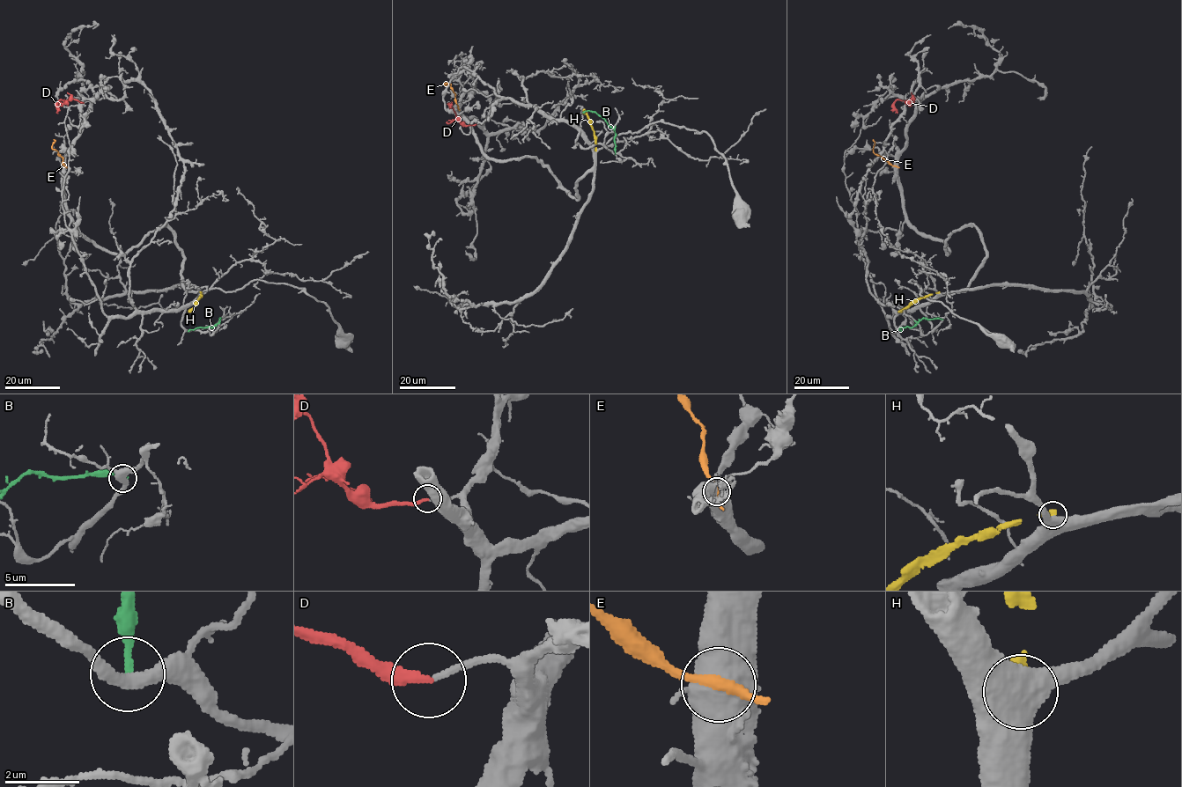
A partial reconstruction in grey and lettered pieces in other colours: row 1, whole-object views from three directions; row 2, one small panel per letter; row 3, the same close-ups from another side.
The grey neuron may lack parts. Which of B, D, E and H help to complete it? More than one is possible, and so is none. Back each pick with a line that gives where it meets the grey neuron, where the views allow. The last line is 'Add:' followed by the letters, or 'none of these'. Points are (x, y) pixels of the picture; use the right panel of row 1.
D: (912, 103)
Add: D

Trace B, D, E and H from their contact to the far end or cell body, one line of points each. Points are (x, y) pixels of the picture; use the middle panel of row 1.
B: (615, 153), (614, 130), (594, 112), (582, 112)
D: (476, 124), (464, 125), (448, 106)
E: (458, 106), (450, 84), (446, 84)
H: (595, 150), (591, 121), (584, 109)

